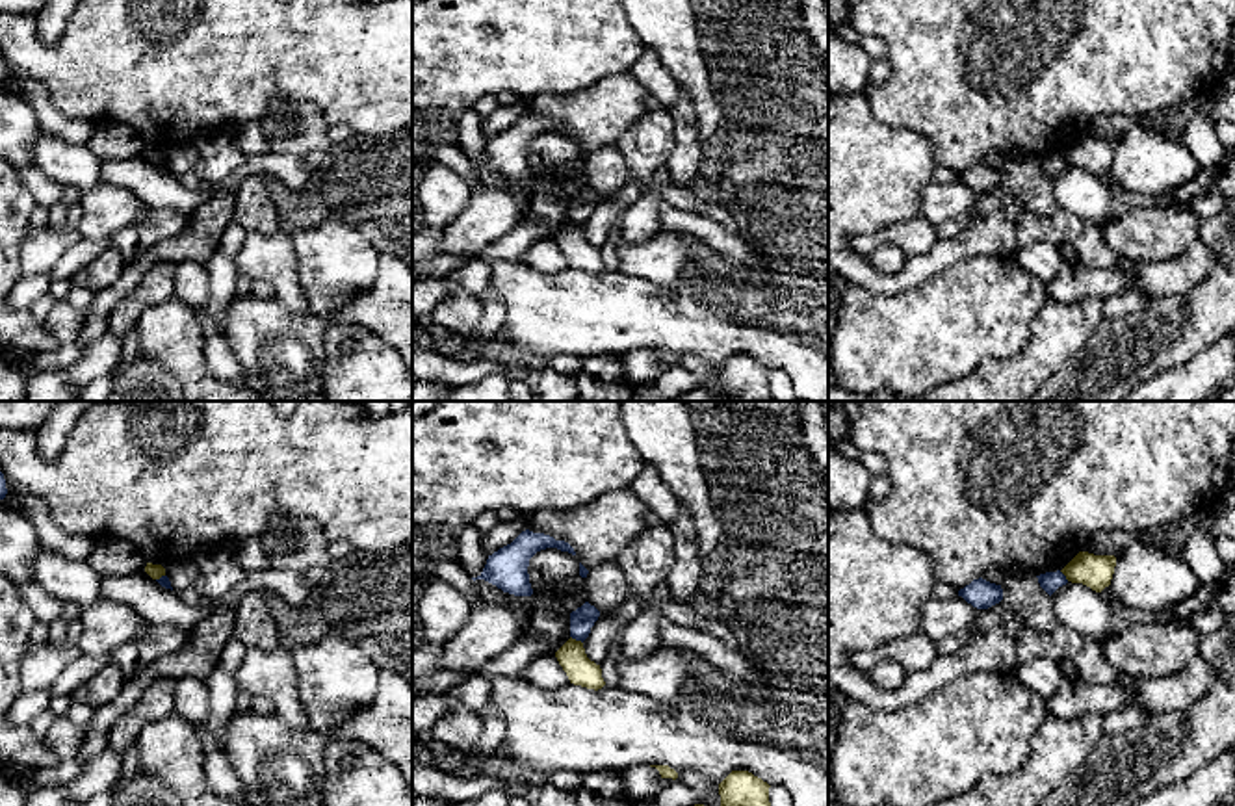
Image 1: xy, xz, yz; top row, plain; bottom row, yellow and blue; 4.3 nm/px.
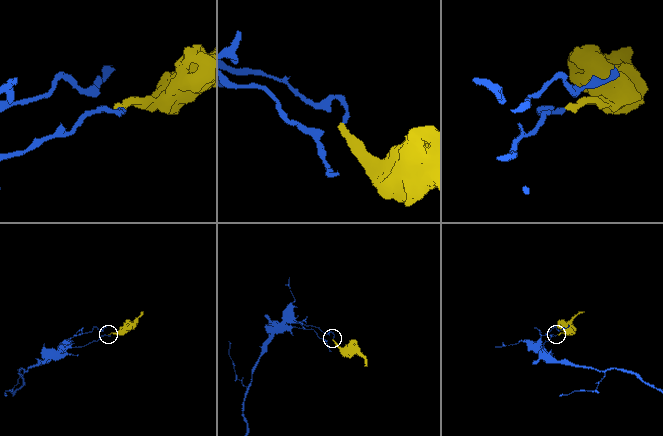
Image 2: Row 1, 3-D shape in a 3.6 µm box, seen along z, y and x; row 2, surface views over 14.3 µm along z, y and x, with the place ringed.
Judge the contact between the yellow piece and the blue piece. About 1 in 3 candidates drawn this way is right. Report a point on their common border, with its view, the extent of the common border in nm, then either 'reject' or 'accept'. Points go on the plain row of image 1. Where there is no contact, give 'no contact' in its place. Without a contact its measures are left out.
meets yellow in xz at (574, 223); contact 70 nm long; reject

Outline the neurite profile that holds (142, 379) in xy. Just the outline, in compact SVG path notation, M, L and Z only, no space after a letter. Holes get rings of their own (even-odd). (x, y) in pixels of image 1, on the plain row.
M143 355L119 364L111 379L113 388L104 401L184 401L176 375Z

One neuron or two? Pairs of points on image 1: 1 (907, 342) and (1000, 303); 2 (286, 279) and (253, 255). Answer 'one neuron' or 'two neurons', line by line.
1: one neuron
2: one neuron

